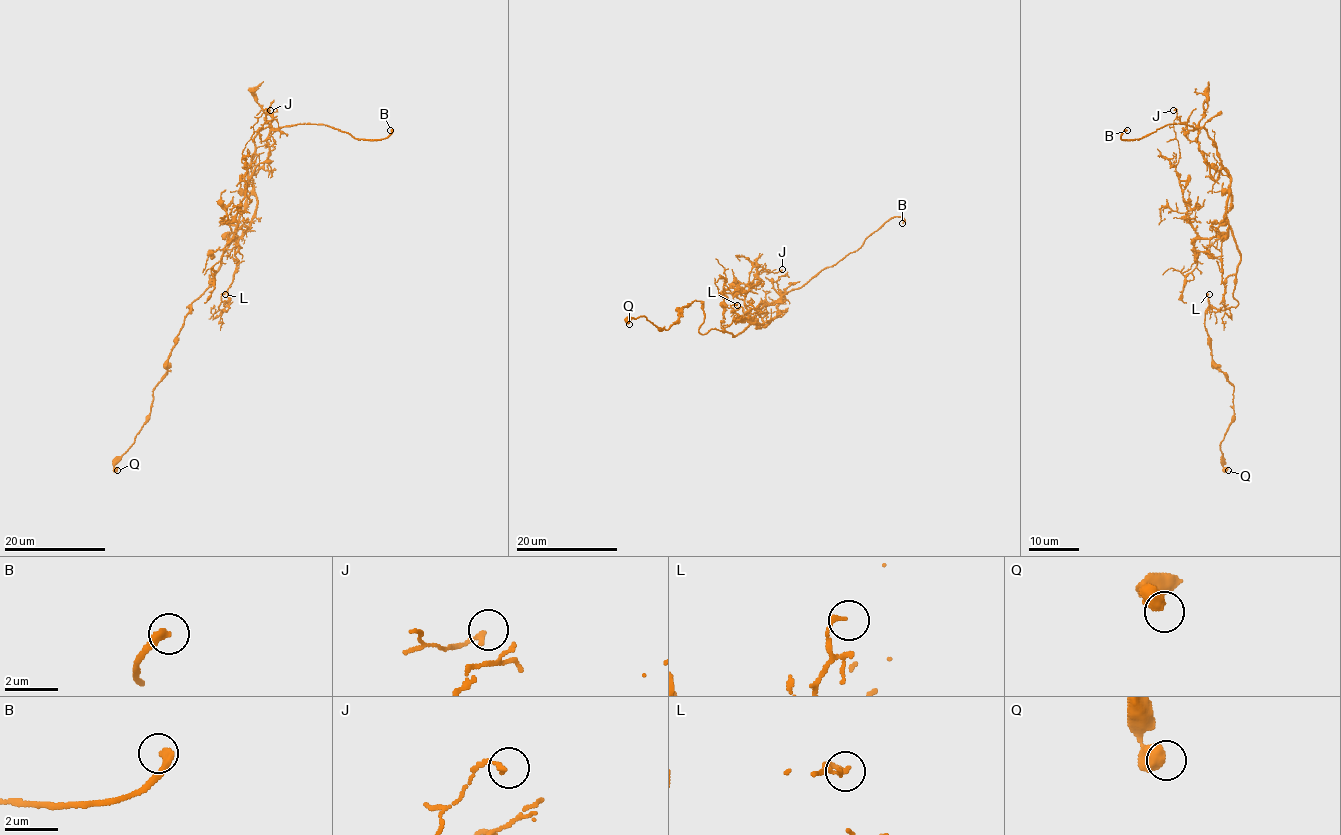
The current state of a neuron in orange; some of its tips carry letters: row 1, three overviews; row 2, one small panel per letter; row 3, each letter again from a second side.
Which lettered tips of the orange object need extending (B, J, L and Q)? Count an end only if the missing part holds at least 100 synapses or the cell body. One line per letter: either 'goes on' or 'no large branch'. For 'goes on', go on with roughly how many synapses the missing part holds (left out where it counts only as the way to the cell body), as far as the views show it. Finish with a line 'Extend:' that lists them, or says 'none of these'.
B: goes on
J: no large branch
L: no large branch
Q: no large branch
Extend: B

